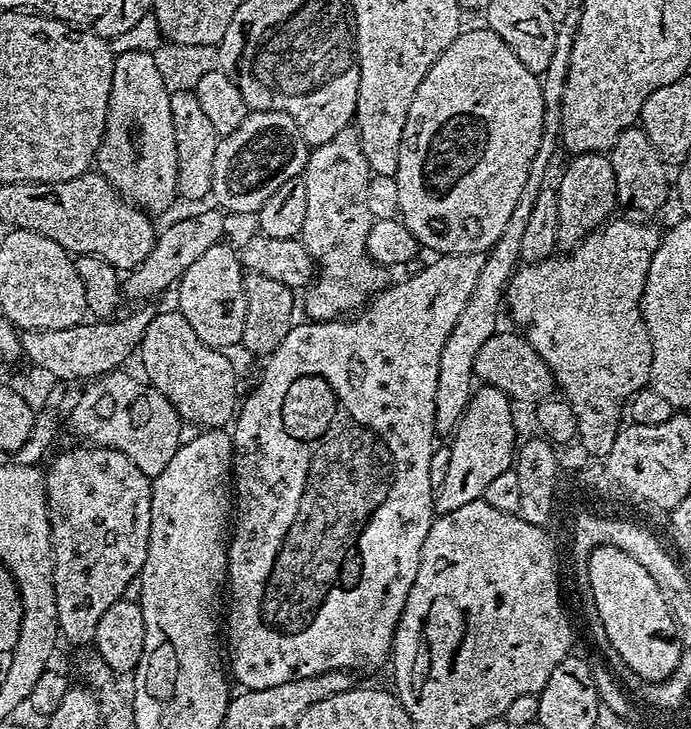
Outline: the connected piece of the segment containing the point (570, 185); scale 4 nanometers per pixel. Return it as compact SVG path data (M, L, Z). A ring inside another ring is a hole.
M587 152L581 156L573 155L560 176L556 188L558 198L558 245L571 250L581 244L591 232L604 227L612 212L618 208L614 166L603 152ZM612 212L612 213L611 213Z

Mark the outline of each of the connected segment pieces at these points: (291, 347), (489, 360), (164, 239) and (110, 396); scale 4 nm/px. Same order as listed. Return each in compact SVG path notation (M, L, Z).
M471 252L471 253L470 253L470 254L454 254L454 255L453 255L453 256L449 256L449 255L447 255L447 254L440 254L440 255L437 255L437 256L436 256L436 257L435 257L435 259L436 259L436 261L434 261L434 262L433 262L433 264L428 264L428 265L426 265L426 266L425 266L425 268L424 268L424 269L422 269L422 270L421 270L421 272L416 272L416 273L414 273L414 274L413 274L413 276L412 276L412 277L410 277L410 278L409 278L409 280L404 280L404 281L402 281L402 282L401 282L401 284L396 284L396 285L394 285L394 286L393 286L393 288L391 288L391 286L388 286L388 287L385 287L385 288L384 288L384 289L383 289L383 290L381 290L381 291L379 291L379 292L377 292L377 293L375 293L375 295L373 295L373 296L372 296L372 297L371 297L371 300L370 300L370 303L369 303L369 304L368 304L368 305L367 305L367 307L365 307L365 308L364 308L364 309L363 309L363 311L361 311L361 312L360 312L360 313L359 313L359 314L356 314L356 315L353 315L353 316L352 316L352 317L351 317L351 318L337 318L337 319L335 319L335 320L321 320L321 321L319 321L319 322L303 322L303 323L304 323L304 324L300 324L300 322L296 322L296 323L293 323L293 326L292 326L292 329L291 329L291 330L290 330L290 334L286 334L286 338L282 338L282 346L278 346L278 350L274 350L274 351L273 351L273 352L272 352L272 353L270 353L270 354L269 354L269 355L268 355L268 356L267 356L267 358L266 358L266 359L265 359L265 360L264 360L264 361L263 361L263 364L264 364L264 373L262 373L262 374L261 374L261 376L260 376L260 385L258 385L258 386L257 386L257 388L256 388L256 389L254 389L254 390L253 390L253 392L252 392L252 393L250 393L250 394L249 394L249 396L248 396L248 397L246 397L246 398L245 398L245 400L244 400L244 397L243 397L243 400L242 400L242 403L241 403L241 404L240 404L240 405L239 405L239 408L238 408L238 411L237 411L237 413L236 413L236 415L235 415L235 417L234 417L234 423L233 423L233 424L232 424L232 425L231 425L231 428L230 428L230 431L231 431L231 434L232 434L232 482L233 482L233 485L234 485L234 527L233 527L233 528L232 528L232 529L231 529L231 532L230 532L230 539L229 539L229 541L228 541L228 579L227 579L227 581L226 581L226 608L227 608L227 612L226 612L226 664L227 664L227 667L228 667L228 668L229 668L229 669L230 669L230 676L231 676L231 679L232 679L232 680L233 680L233 681L235 681L235 683L236 683L236 680L237 680L237 682L238 682L238 683L240 683L240 685L239 685L239 687L240 687L240 688L241 688L241 689L244 689L244 690L247 690L247 689L249 689L249 688L253 688L253 689L254 689L254 690L266 690L266 689L267 689L267 688L269 688L269 687L270 687L270 686L282 686L282 682L294 682L294 681L295 681L295 680L301 680L301 679L302 679L302 678L310 678L310 677L311 677L311 676L317 676L317 675L318 675L318 674L326 674L326 673L327 673L327 672L338 672L338 671L341 671L341 670L357 670L357 669L356 669L356 668L380 668L380 667L382 667L382 666L383 666L383 664L384 664L384 667L385 667L385 665L387 665L387 664L388 664L388 663L389 663L389 660L390 660L390 653L391 653L391 650L392 650L392 640L393 640L393 639L394 639L394 637L396 637L396 624L397 624L397 622L398 622L398 621L399 621L399 620L400 620L400 615L401 615L401 614L402 614L402 610L403 610L403 609L404 609L404 607L405 607L405 606L406 606L406 598L407 598L407 597L408 597L408 595L409 595L409 594L410 594L410 586L414 586L414 578L418 578L418 566L419 566L419 565L420 565L420 559L421 559L421 558L422 558L422 546L423 546L423 545L424 545L424 543L425 543L425 542L426 542L426 534L427 534L427 533L428 533L428 531L429 531L429 530L430 530L430 526L431 526L431 525L432 525L432 521L433 521L433 519L434 519L434 489L433 489L433 486L432 486L432 483L431 483L431 482L430 482L430 458L431 458L431 457L432 457L432 453L433 453L433 451L434 451L434 445L435 445L435 444L436 444L436 443L437 443L437 441L436 441L436 442L435 442L435 440L436 440L436 439L438 439L438 433L437 433L437 430L436 430L436 423L435 423L435 422L434 422L434 396L435 396L435 395L436 395L436 394L438 394L438 364L439 364L439 363L440 363L440 362L442 362L442 348L443 348L443 347L444 347L444 346L446 346L446 342L447 342L447 341L448 341L448 339L449 339L449 338L450 338L450 332L451 332L451 331L452 331L452 330L454 330L454 324L455 324L455 323L456 323L456 322L458 322L458 314L462 314L462 310L466 310L466 302L470 302L470 294L474 294L474 286L475 286L475 285L476 285L476 283L477 283L477 282L478 282L478 274L482 274L482 266L483 266L483 265L484 265L484 258L485 258L485 253L482 253L482 252Z
M497 331L484 343L482 350L478 350L474 376L487 387L502 390L513 402L521 400L524 404L535 406L557 391L556 379L552 377L550 366L542 362L538 350L534 350L534 346L530 346L523 335L512 332Z
M209 206L205 212L196 212L193 216L184 216L181 220L174 221L169 228L161 227L156 238L156 245L152 247L150 254L139 266L131 269L123 277L123 295L127 299L129 296L132 300L148 302L151 296L166 291L171 284L173 287L187 268L194 266L194 262L198 262L198 258L202 258L202 254L210 250L210 246L219 244L225 239L224 219L226 216L221 209Z
M128 370L97 376L85 387L88 388L85 392L77 395L66 417L66 428L80 439L77 441L124 452L142 474L155 478L166 470L166 462L170 462L180 448L182 421L160 391L137 376L131 376Z

